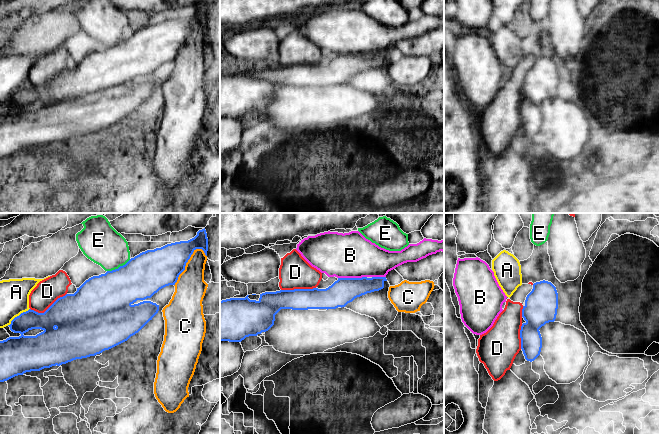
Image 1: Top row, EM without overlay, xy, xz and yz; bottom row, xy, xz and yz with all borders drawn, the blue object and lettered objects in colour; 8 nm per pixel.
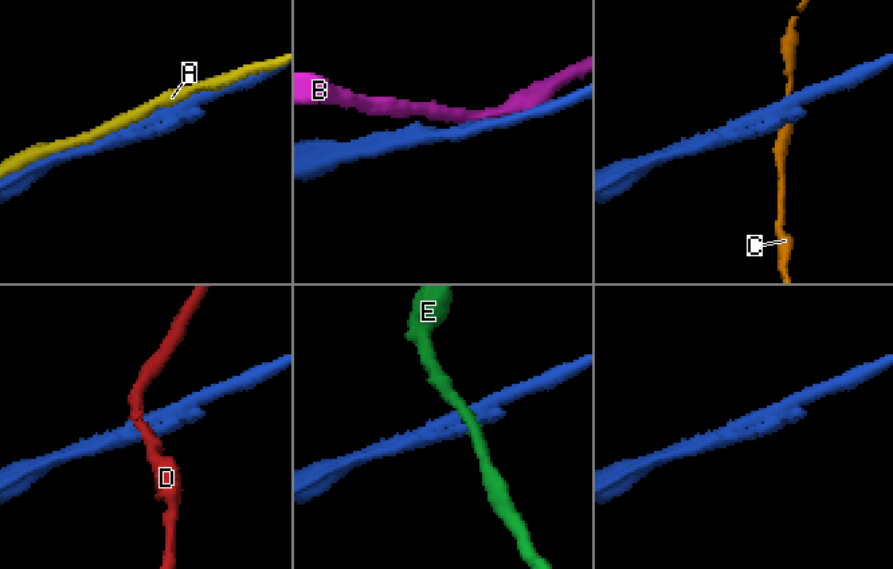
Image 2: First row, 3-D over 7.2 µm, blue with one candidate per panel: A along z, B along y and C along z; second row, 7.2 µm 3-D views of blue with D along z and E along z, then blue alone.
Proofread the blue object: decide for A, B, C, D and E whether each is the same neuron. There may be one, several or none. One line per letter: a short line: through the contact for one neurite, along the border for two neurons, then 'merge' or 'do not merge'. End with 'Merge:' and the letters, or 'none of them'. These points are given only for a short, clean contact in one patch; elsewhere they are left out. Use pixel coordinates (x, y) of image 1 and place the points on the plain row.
A: do not merge
B: line xz (366, 52), (338, 54); do not merge
C: do not merge
D: do not merge
E: line xy (130, 35), (117, 44), (107, 47); do not merge
Merge: none of them

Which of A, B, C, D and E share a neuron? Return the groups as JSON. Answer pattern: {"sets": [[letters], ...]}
{"sets": [["A"], ["B"], ["C"], ["D"], ["E"]]}

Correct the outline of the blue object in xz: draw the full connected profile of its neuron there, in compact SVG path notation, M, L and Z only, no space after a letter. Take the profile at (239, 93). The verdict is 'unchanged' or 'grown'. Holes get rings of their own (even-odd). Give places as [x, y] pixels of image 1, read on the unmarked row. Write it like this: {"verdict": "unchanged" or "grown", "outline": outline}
{"verdict": "unchanged", "outline": "M386 53L338 54L326 65L294 65L265 68L258 77L245 74L230 74L220 77L220 117L241 118L246 113L257 112L268 107L281 85L336 85L345 83L355 74L384 64Z"}

